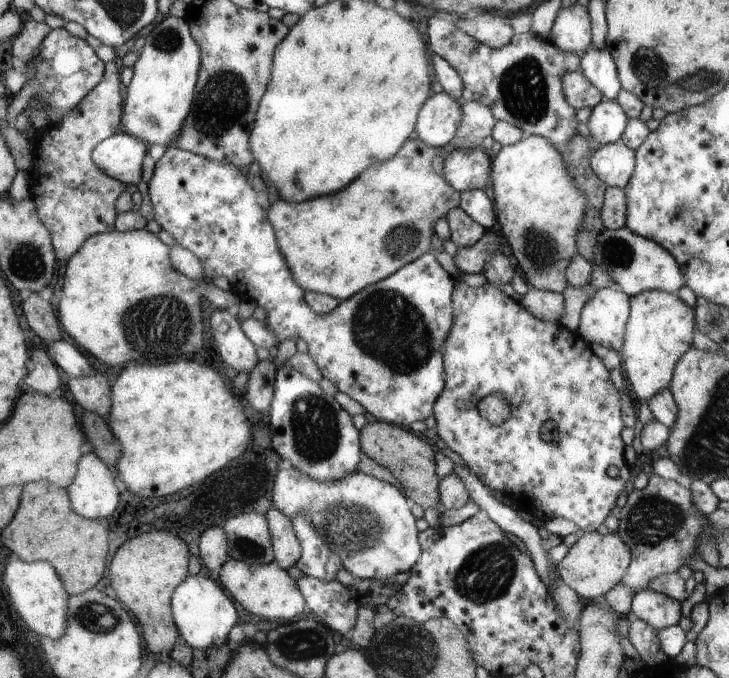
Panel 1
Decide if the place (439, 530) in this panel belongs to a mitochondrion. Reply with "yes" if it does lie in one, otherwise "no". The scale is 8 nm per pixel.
no

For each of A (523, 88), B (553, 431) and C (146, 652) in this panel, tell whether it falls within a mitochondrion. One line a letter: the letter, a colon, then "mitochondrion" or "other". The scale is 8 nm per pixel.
A: mitochondrion
B: other
C: other

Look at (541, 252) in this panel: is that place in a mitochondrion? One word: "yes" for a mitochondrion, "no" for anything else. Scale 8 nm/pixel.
yes

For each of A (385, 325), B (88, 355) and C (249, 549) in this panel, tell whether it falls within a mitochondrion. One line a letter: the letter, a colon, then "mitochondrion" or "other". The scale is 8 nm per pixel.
A: mitochondrion
B: other
C: mitochondrion

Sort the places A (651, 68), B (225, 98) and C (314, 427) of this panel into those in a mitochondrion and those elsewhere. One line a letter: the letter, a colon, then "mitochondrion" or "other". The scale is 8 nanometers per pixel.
A: mitochondrion
B: mitochondrion
C: mitochondrion

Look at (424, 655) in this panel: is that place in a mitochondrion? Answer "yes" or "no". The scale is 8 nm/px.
yes

